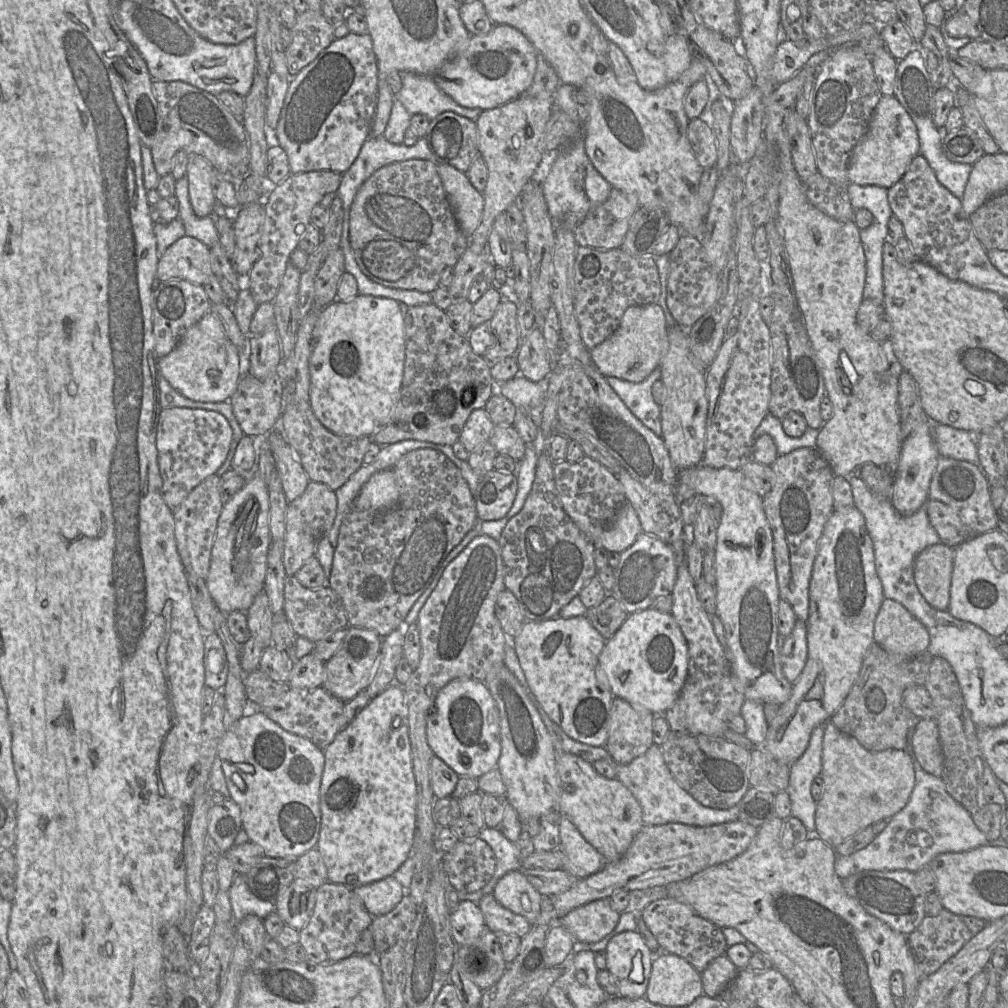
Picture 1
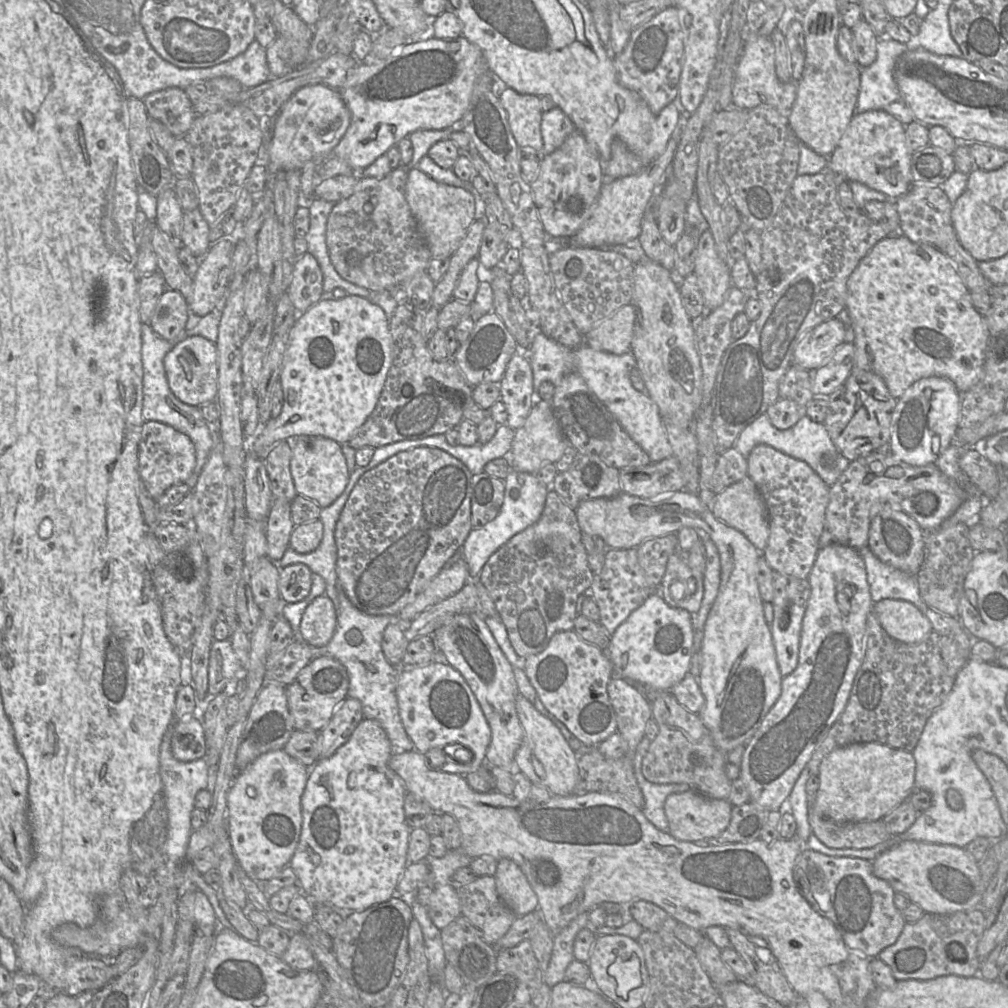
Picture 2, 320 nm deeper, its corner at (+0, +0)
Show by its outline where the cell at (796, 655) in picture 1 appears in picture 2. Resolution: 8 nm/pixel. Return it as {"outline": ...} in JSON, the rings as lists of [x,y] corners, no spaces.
{"outline":[[[773,571],[773,621],[770,631],[776,653],[780,674],[785,677],[791,674],[798,663],[800,634],[803,616],[810,595],[807,579],[799,579],[790,575]]]}

